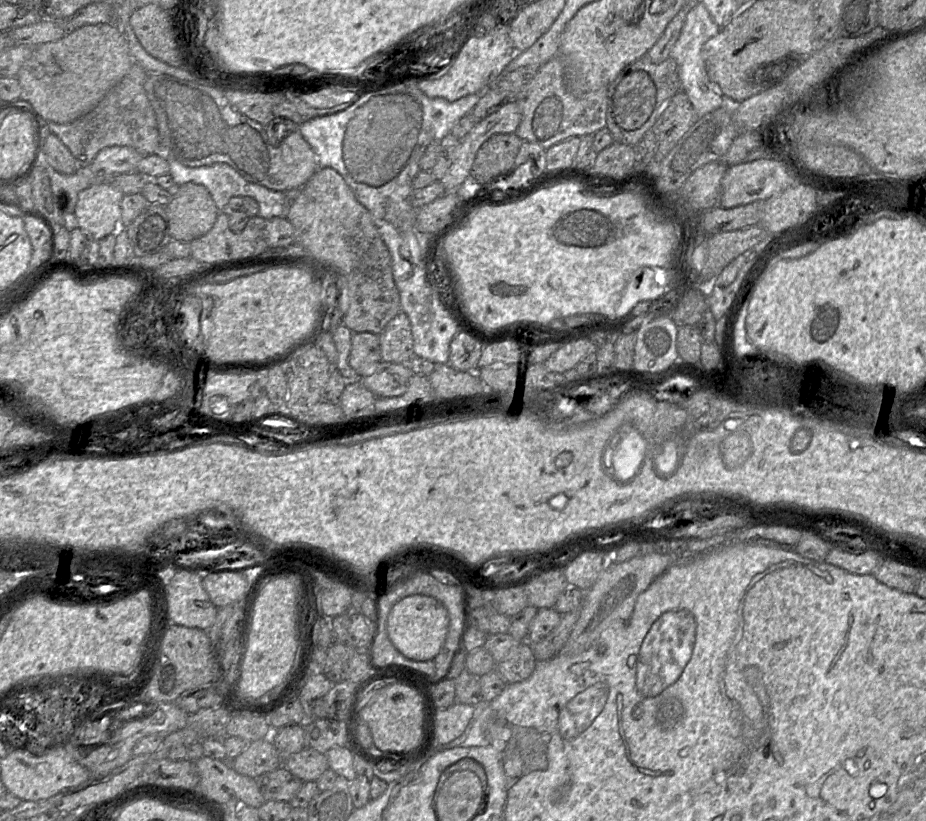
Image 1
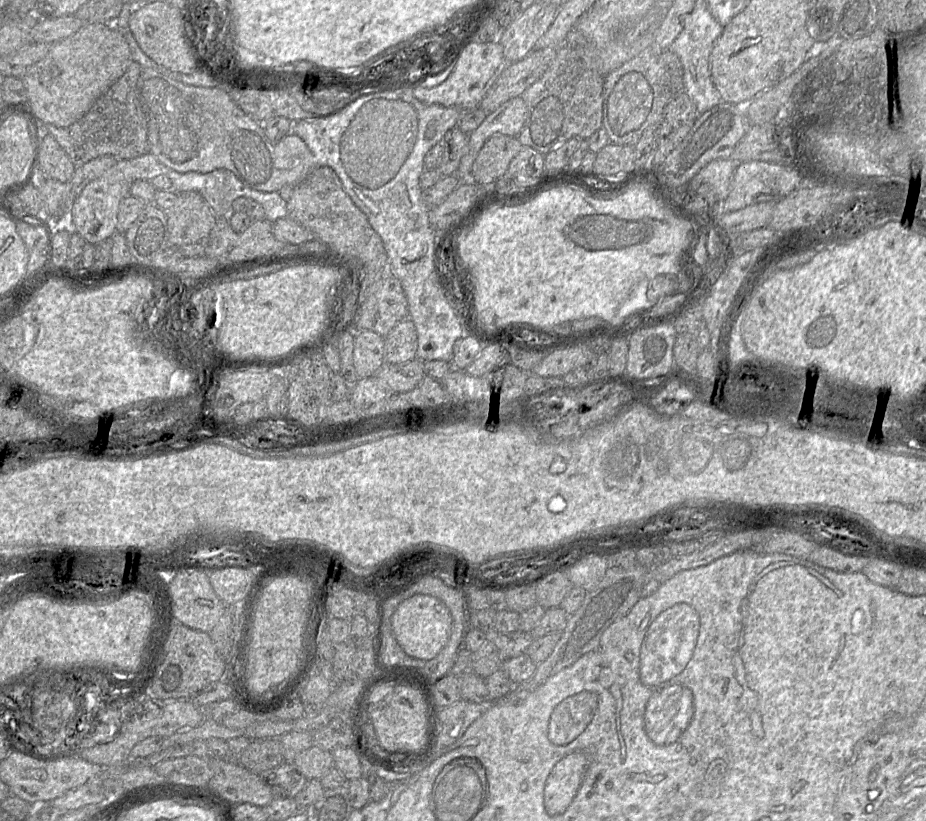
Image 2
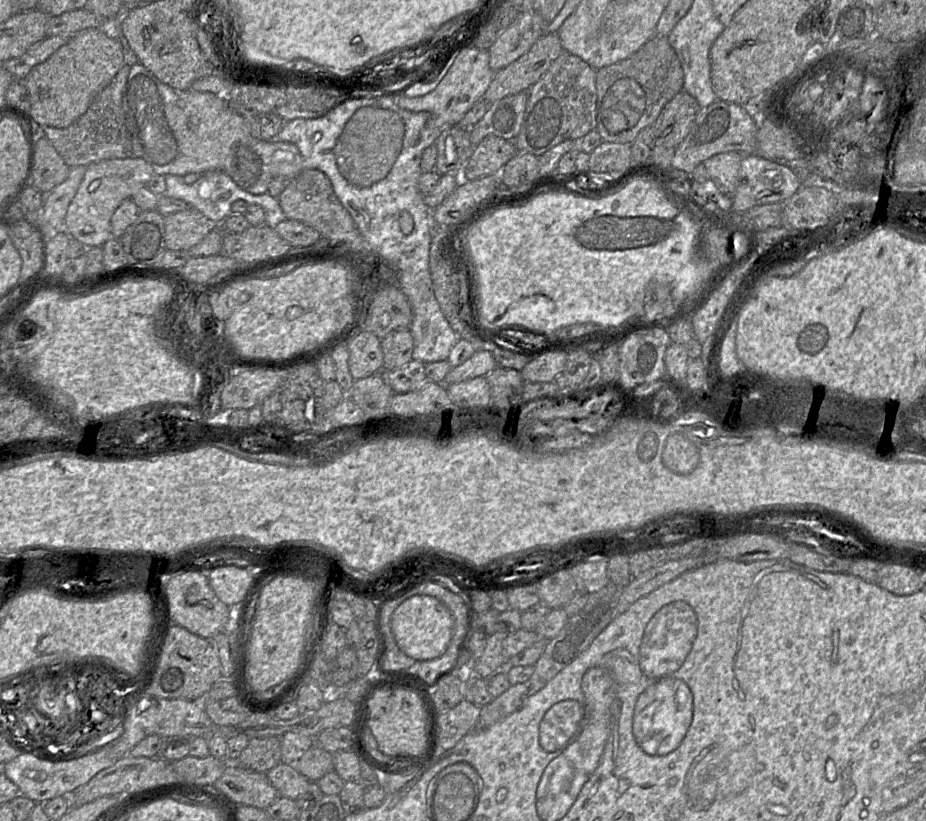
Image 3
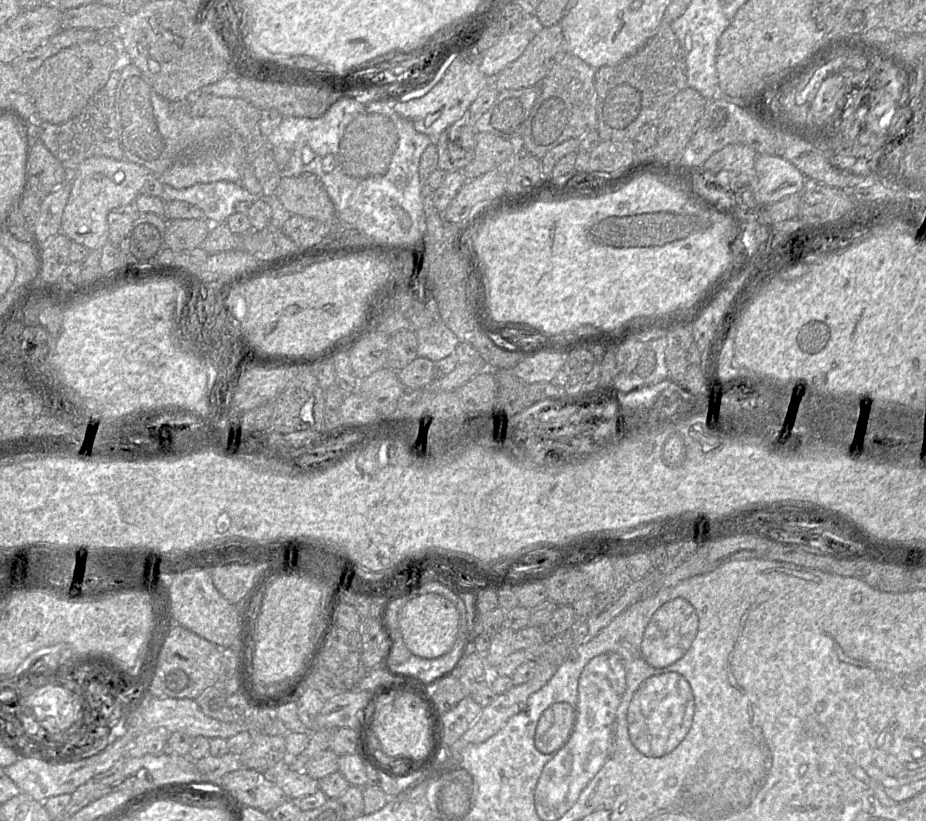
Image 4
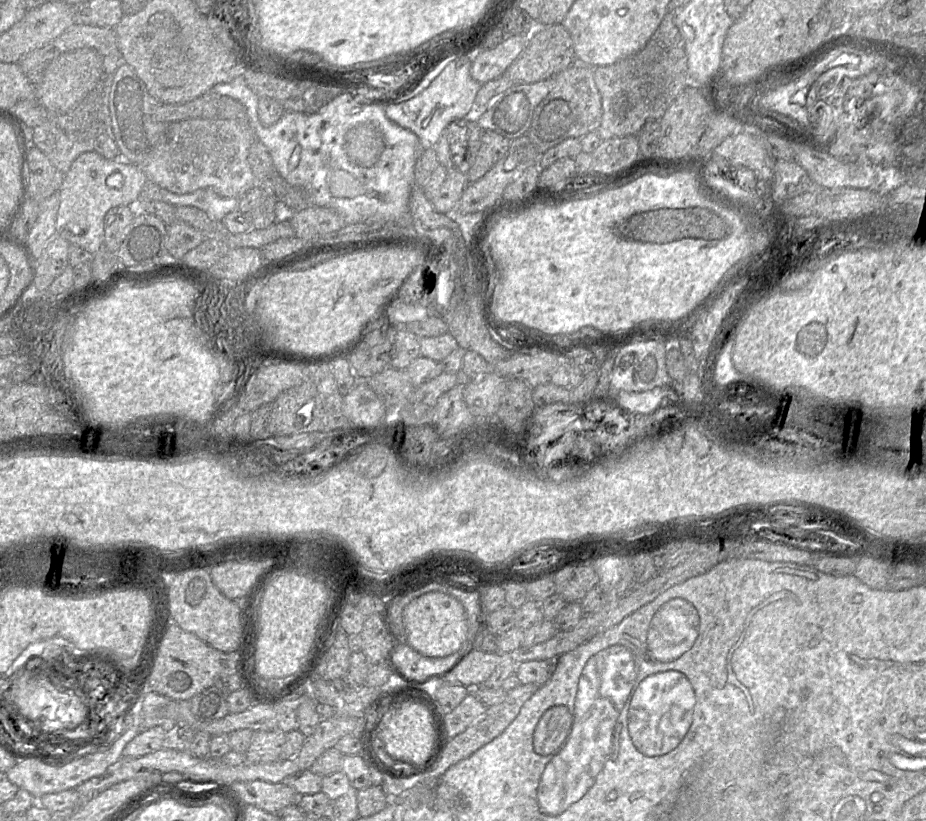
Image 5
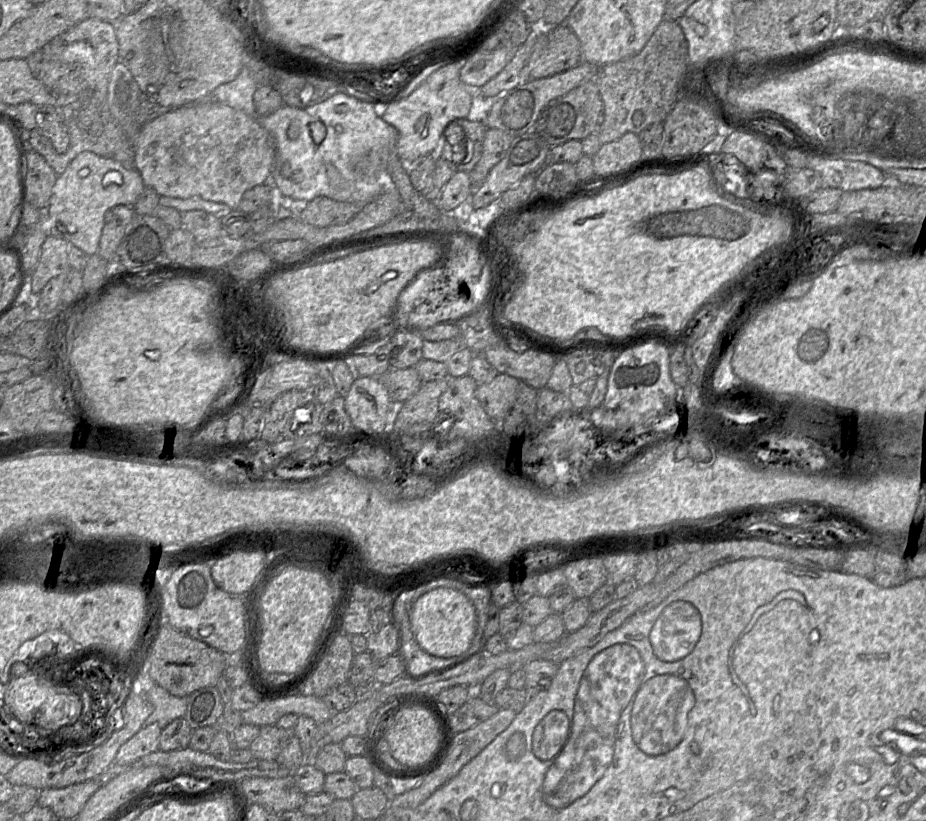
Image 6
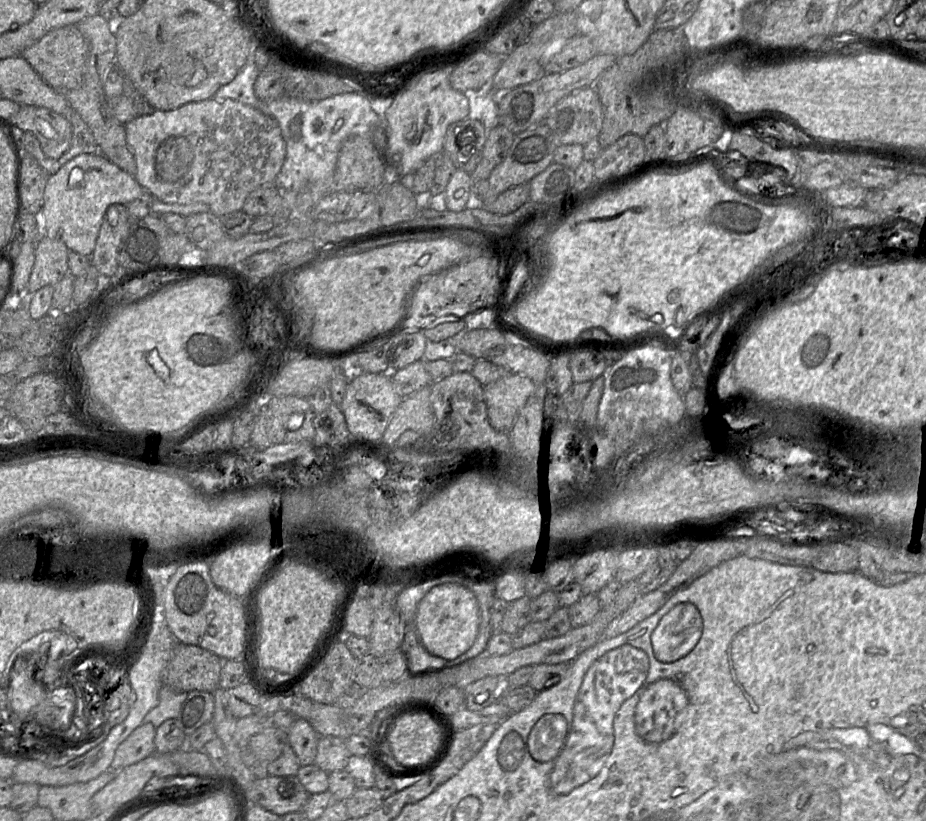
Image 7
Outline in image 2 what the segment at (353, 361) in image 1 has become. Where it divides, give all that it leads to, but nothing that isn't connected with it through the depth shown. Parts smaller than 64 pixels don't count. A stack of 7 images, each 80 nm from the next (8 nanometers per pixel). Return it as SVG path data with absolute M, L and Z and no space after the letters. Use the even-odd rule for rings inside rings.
M355 330L353 364L358 378L374 375L384 363L385 338L372 330Z

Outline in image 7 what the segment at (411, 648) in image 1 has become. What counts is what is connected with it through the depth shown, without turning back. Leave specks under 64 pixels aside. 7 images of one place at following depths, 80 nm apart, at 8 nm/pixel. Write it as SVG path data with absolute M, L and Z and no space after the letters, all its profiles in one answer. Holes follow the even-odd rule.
M454 584L433 587L419 602L414 629L424 648L433 656L454 660L474 643L479 630L479 605L467 588Z

